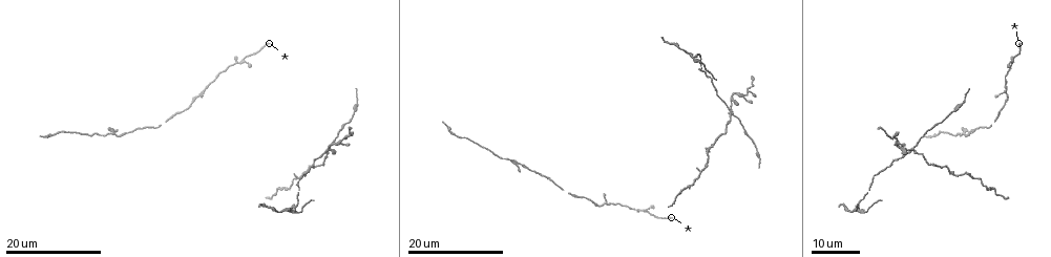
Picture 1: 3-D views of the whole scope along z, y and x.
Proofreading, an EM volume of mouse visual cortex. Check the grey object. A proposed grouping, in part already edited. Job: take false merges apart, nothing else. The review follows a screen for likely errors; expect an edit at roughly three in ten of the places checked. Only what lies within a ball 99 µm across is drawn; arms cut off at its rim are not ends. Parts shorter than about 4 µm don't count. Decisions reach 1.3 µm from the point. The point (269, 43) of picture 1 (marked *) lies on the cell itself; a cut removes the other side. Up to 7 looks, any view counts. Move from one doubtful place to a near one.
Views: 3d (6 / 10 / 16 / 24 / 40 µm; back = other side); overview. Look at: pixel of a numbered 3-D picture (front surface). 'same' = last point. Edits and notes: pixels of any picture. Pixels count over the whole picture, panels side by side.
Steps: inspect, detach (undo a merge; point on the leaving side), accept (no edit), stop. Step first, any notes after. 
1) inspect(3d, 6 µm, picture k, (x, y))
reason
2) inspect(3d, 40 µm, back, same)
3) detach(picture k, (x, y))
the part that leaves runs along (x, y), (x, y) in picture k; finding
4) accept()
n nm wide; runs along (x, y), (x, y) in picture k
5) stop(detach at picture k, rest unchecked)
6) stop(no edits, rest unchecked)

inspect(3d, 24 µm, picture 1, (235, 63))
two arms in line, one across

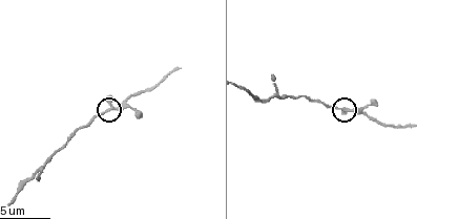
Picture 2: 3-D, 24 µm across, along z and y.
inspect(3d, 6 µm, picture 2, (345, 108))
zoom in

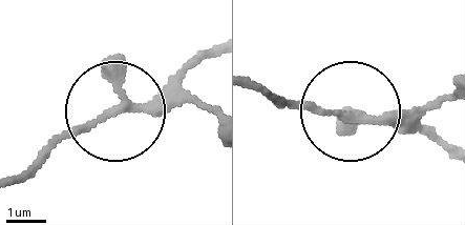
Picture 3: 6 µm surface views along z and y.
accept()
210 nm wide; runs along (212, 49), (71, 134), (35, 170) in picture 3; all the same cell

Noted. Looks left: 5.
inspect(3d, 16 µm, picture 2, (270, 98))
three-way junction

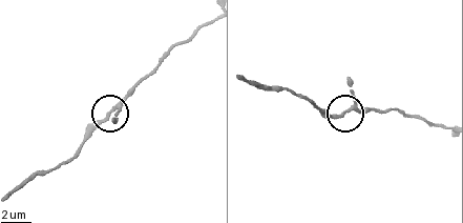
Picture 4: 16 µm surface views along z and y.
accept()
3 arms; one cell here

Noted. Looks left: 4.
inspect(3d, 24 µm, picture 1, (913, 151))
four-way junction

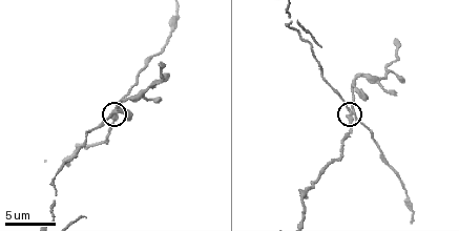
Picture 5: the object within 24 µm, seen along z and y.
inspect(3d, 6 µm, picture 5, (349, 112))

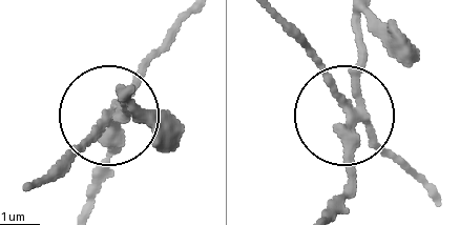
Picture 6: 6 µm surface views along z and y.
detach(picture 6, (363, 49))
4 arms; the part that leaves runs along (361, 111), (351, 178), (331, 211) in picture 6; a second cell is stuck on

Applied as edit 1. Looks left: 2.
stop(detach at picture 6, rest unchecked)

